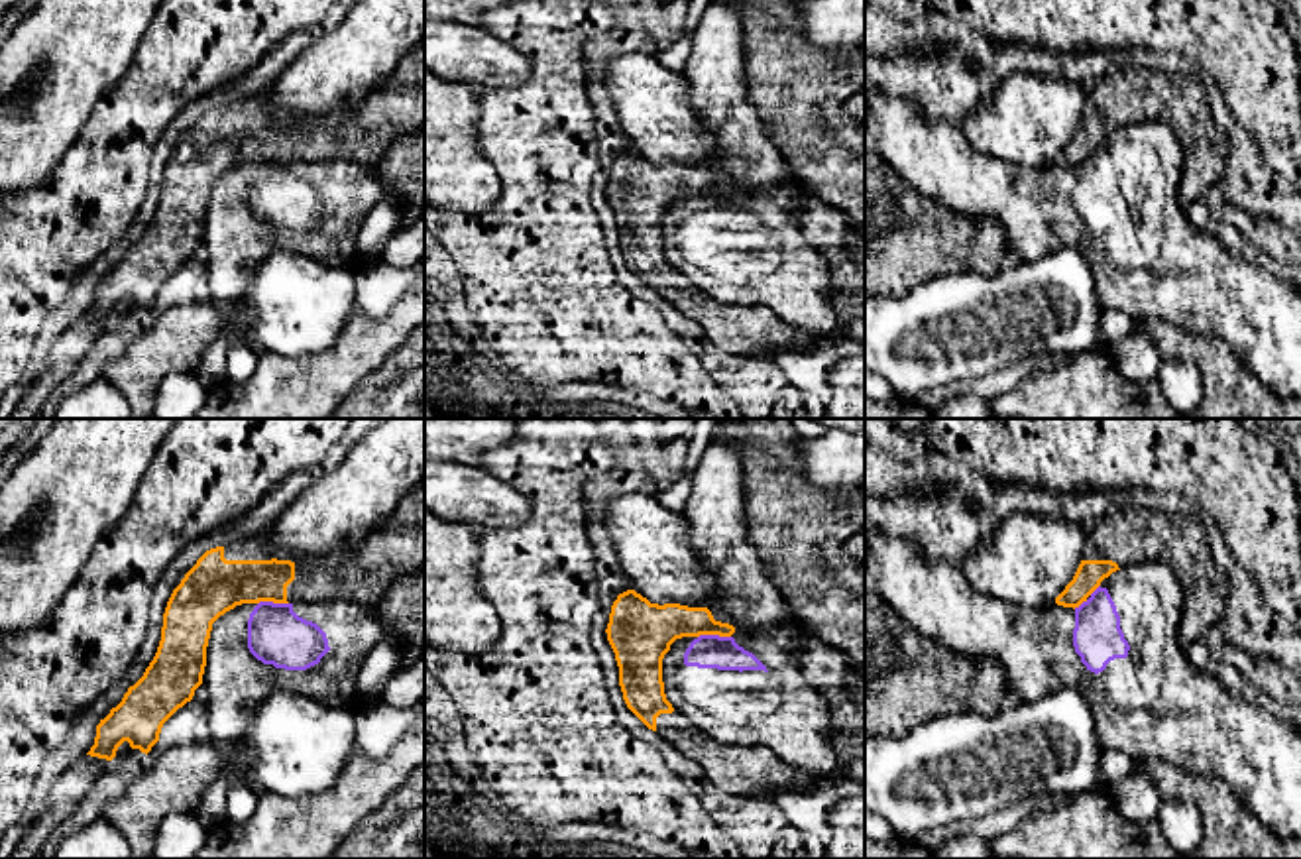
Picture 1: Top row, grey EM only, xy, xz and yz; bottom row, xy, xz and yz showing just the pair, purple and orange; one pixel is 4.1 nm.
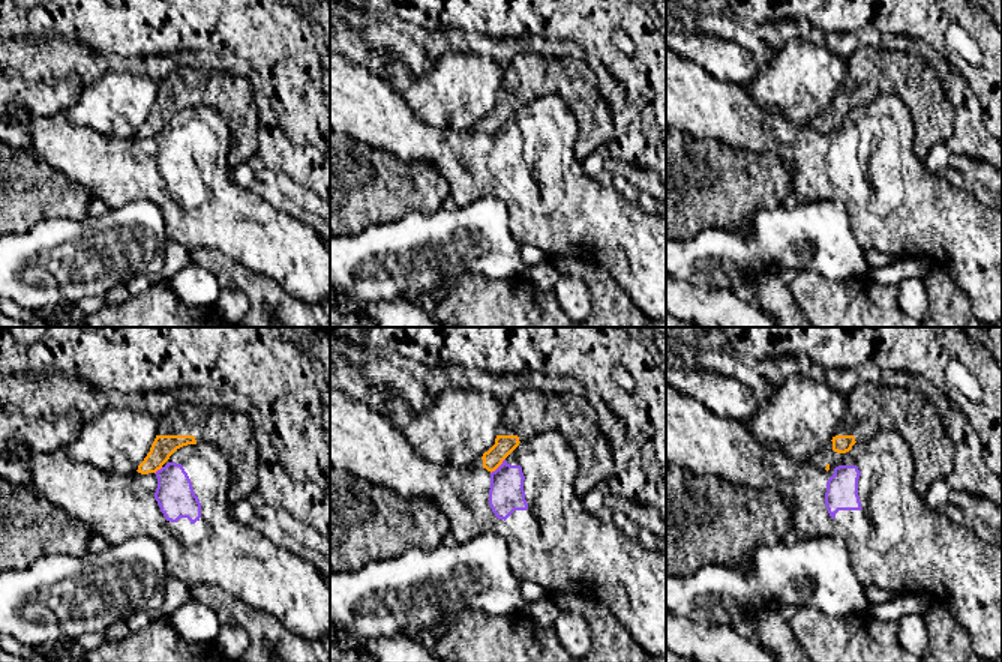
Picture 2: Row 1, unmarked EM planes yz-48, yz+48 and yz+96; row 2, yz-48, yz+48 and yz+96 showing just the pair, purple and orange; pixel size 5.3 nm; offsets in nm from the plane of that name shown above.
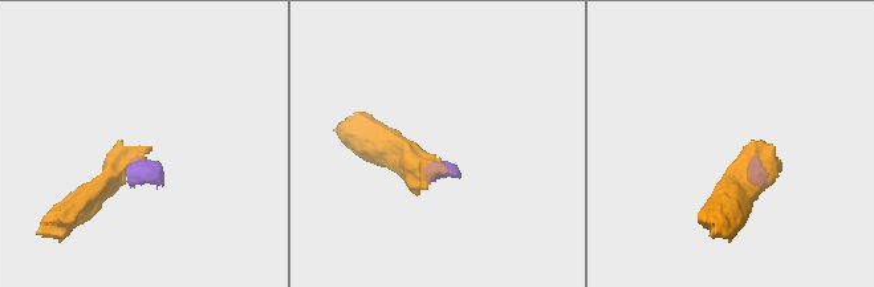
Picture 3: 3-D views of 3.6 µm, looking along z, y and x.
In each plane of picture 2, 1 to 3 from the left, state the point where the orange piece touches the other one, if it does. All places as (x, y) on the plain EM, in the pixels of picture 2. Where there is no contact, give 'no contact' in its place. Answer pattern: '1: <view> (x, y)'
1: yz-48 (158, 134)
2: yz+48 (500, 129)
3: no contact

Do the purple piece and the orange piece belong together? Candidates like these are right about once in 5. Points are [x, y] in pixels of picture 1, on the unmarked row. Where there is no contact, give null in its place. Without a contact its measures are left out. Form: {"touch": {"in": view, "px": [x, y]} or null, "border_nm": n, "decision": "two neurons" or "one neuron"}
{"touch": {"in": "xz", "px": [714, 195]}, "border_nm": 140, "decision": "two neurons"}

